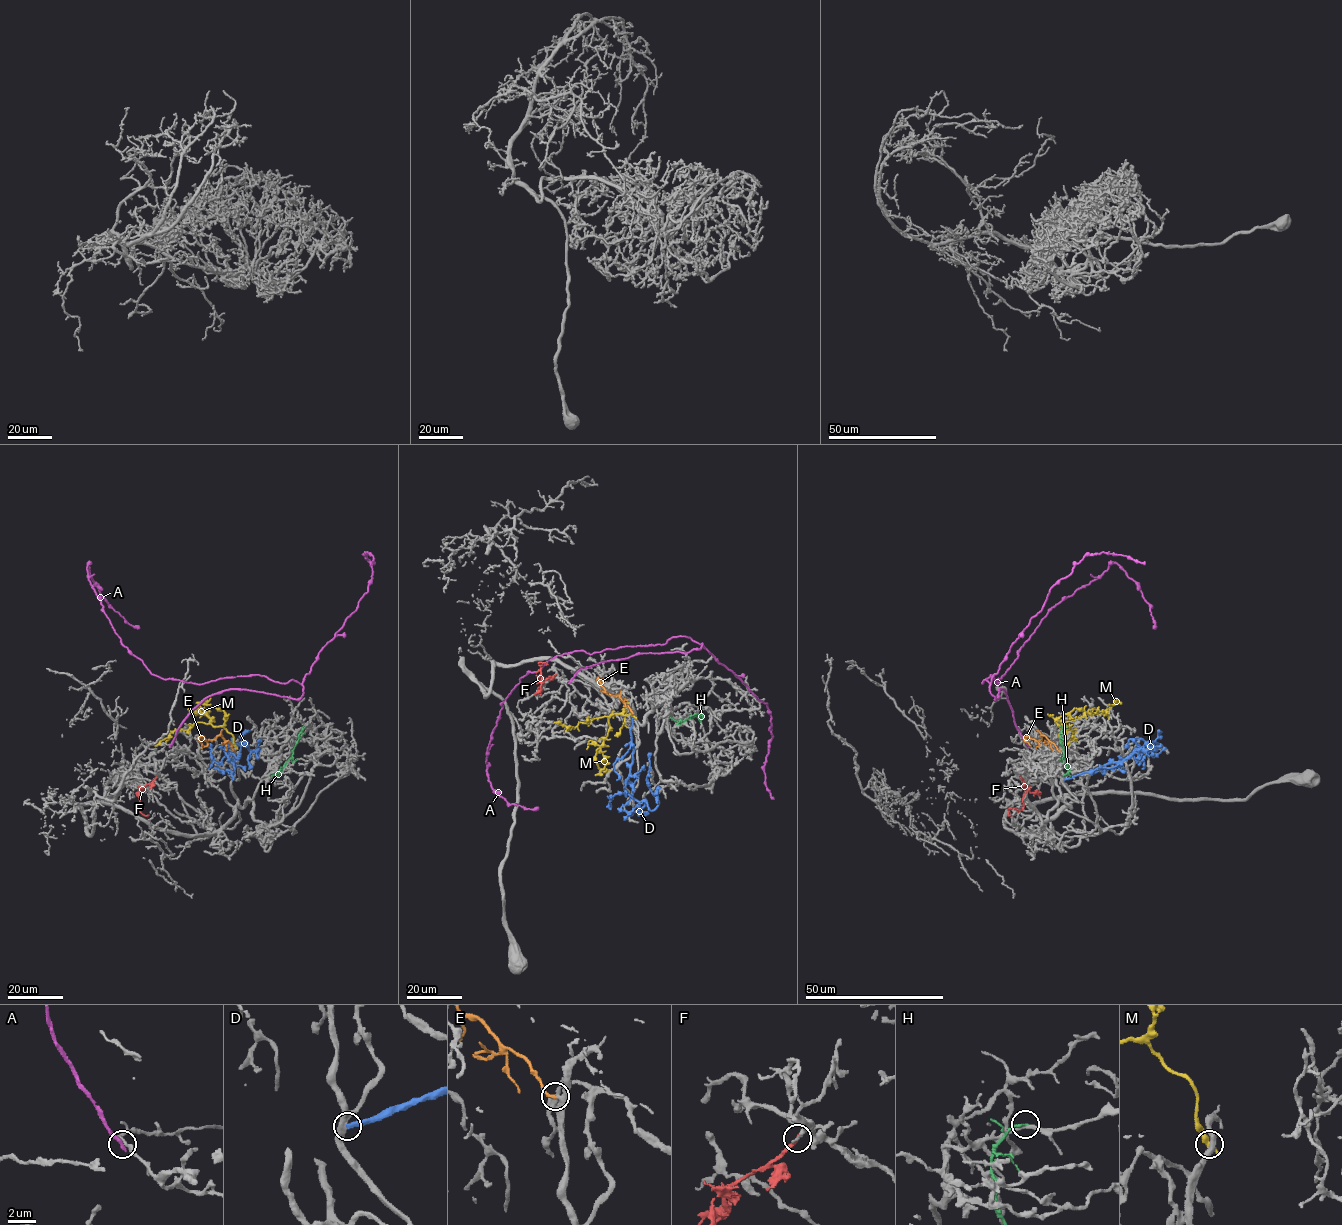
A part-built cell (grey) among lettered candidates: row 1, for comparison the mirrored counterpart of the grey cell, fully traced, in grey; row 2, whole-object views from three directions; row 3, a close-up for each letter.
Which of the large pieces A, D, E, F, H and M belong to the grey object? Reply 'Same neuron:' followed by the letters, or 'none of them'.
Same neuron: E

